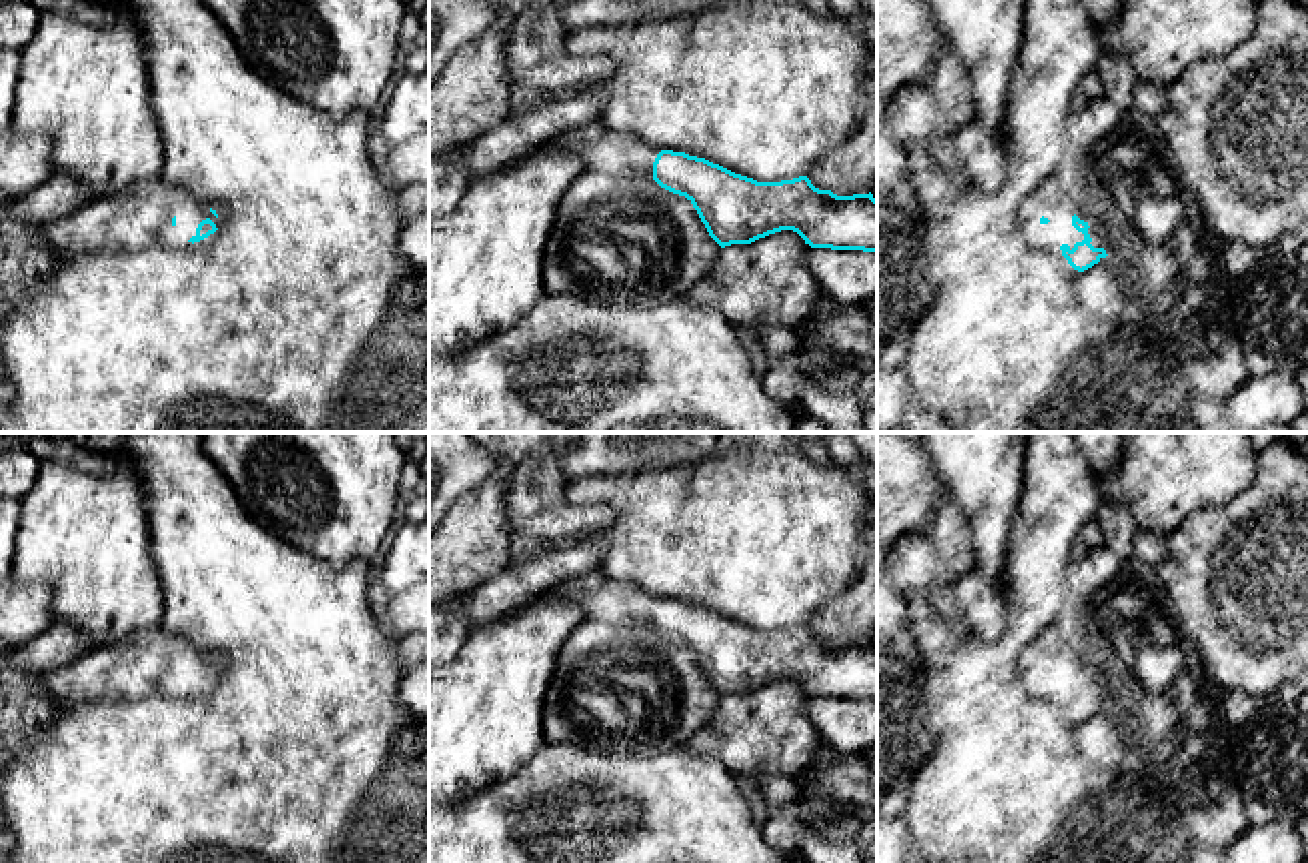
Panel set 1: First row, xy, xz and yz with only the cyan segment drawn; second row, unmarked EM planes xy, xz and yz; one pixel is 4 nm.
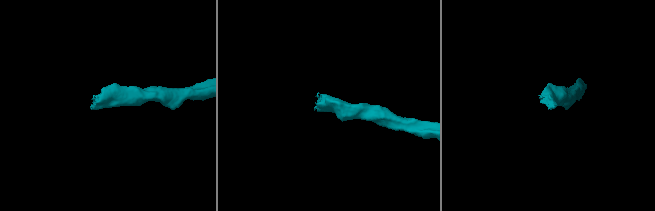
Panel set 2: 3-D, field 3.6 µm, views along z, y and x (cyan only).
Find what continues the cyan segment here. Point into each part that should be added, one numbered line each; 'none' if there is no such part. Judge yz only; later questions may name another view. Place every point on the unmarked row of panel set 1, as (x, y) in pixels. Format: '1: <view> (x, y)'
1: yz (1048, 649)

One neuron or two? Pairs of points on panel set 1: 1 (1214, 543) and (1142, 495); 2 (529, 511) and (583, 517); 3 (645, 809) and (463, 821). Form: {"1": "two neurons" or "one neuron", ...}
{"1": "two neurons", "2": "one neuron", "3": "one neuron"}

